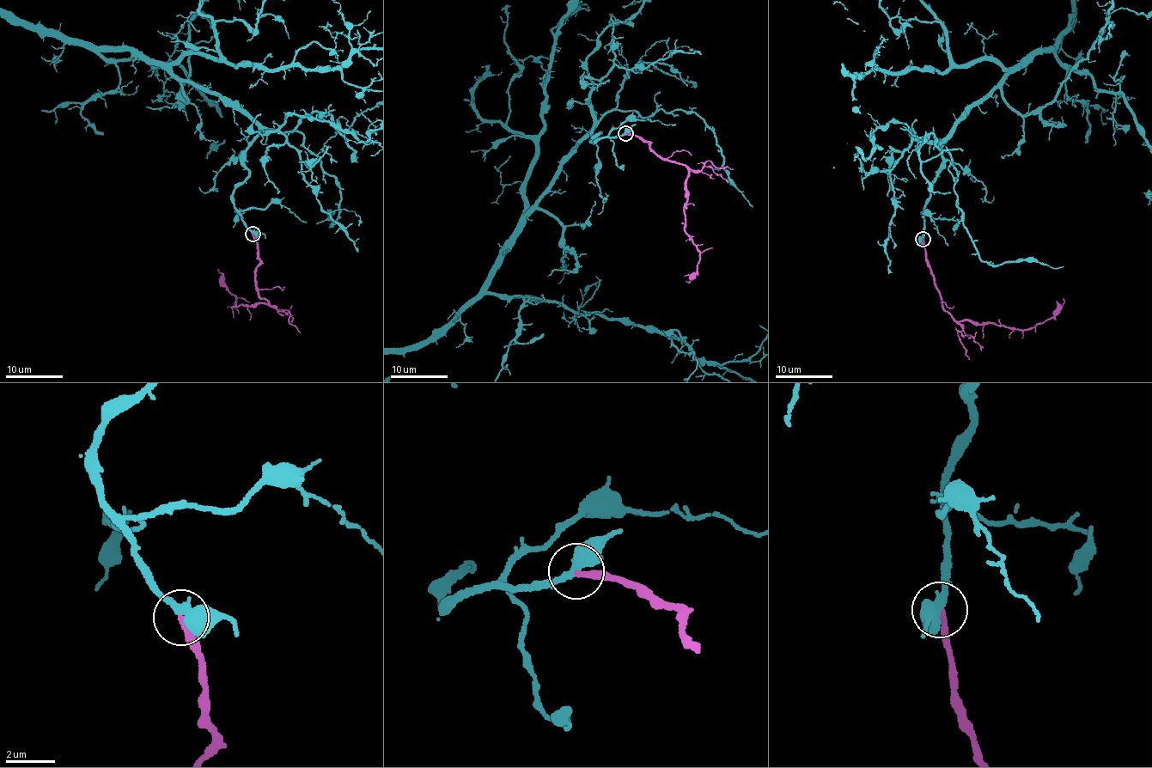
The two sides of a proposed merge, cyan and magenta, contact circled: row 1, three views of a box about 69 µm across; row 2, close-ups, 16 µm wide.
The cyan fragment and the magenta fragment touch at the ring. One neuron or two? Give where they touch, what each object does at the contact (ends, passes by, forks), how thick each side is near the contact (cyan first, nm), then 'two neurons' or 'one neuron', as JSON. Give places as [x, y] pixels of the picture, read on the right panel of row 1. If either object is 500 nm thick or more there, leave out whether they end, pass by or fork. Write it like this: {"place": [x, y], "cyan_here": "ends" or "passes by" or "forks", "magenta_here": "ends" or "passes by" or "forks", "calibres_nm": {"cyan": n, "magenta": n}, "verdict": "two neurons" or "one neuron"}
{"place": [923, 239], "cyan_here": "passes by", "magenta_here": "ends", "calibres_nm": {"cyan": 420, "magenta": 240}, "verdict": "one neuron"}

